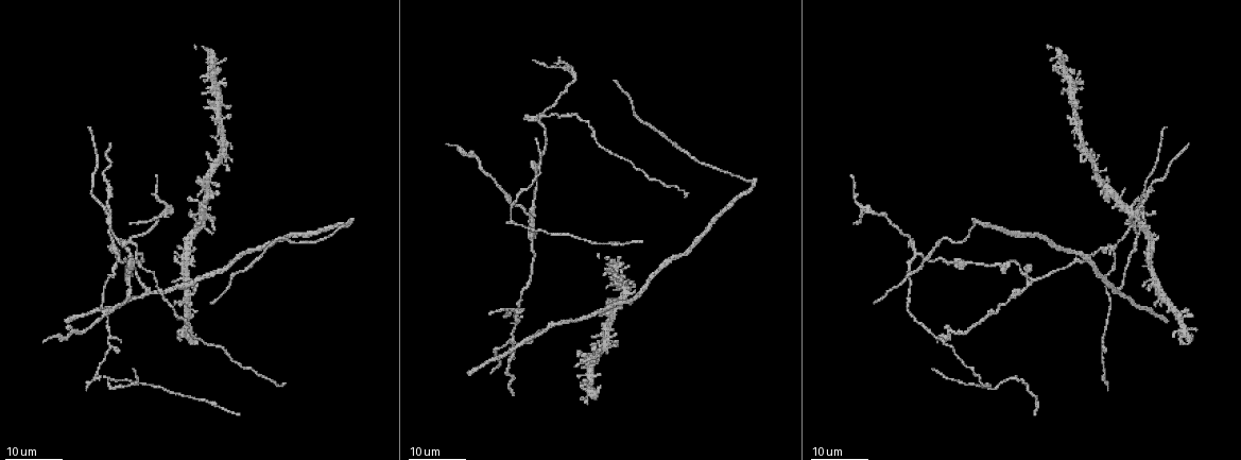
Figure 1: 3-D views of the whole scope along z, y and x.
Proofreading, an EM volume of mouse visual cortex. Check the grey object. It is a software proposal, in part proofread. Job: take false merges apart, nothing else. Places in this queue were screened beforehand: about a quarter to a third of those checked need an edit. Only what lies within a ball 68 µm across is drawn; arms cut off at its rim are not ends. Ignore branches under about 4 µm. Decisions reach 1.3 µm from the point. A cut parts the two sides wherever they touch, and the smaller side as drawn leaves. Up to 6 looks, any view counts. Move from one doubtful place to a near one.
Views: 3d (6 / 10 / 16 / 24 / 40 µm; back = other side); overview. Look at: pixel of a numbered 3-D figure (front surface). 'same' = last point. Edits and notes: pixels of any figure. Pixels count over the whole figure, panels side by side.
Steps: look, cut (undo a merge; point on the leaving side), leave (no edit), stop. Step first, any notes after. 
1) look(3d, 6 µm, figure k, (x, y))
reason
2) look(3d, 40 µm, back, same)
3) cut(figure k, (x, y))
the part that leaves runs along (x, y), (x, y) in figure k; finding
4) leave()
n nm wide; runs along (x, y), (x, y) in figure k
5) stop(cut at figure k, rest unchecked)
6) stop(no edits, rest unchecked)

look(3d, 24 µm, figure 1, (115, 276))
sudden change in width

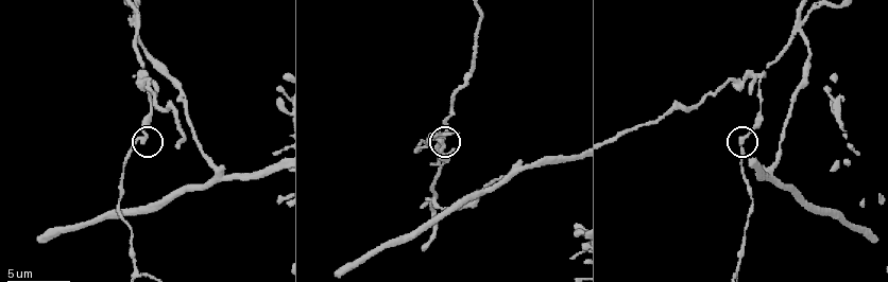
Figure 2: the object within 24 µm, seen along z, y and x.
look(3d, 6 µm, figure 2, (743, 136))

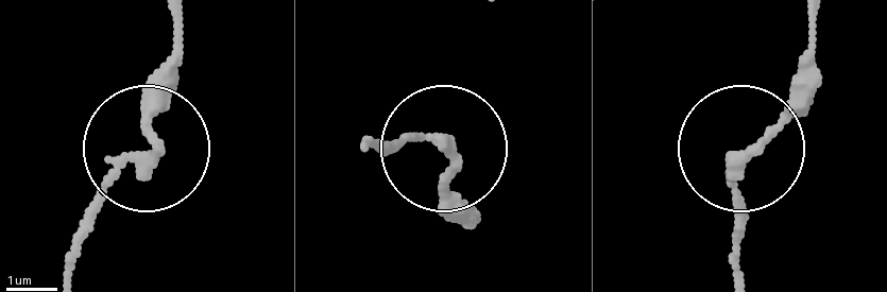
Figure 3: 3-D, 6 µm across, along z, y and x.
look(3d, 6 µm, back, figure 3, (150, 152))

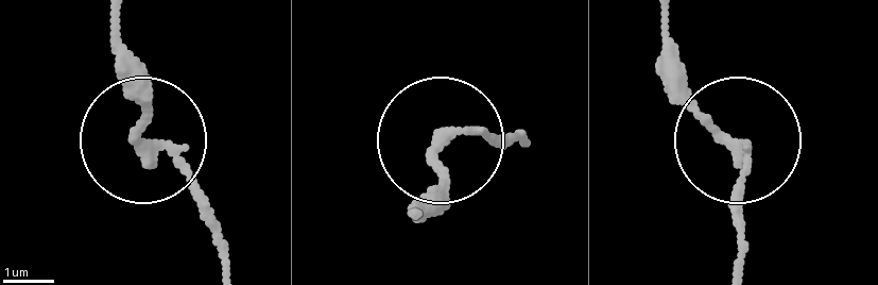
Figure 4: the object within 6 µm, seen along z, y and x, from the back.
leave()
runs along (661, 17), (666, 68), (745, 156), (737, 241) in figure 4; all the same neuron

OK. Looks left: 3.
look(3d, 16 µm, figure 2, (138, 31))
three-way junction

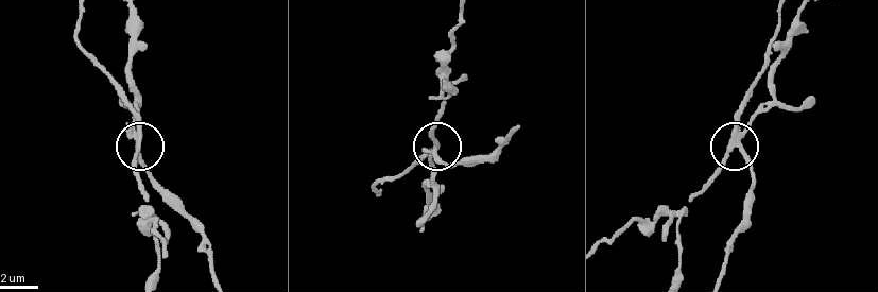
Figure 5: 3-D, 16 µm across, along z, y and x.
look(3d, 16 µm, back, figure 5, (728, 149))
other side

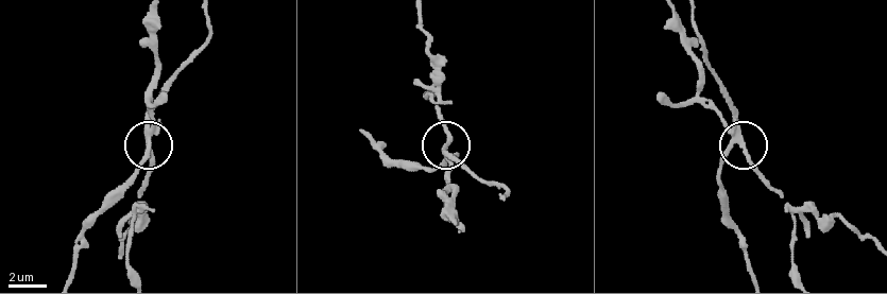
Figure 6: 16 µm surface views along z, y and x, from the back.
cut(figure 6, (447, 172))
the part that leaves runs along (734, 138), (719, 174), (719, 199), (747, 255), (750, 274) in figure 6; two neurons meet here

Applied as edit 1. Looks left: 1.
look(3d, 16 µm, figure 2, (753, 79))
looks like a crossing

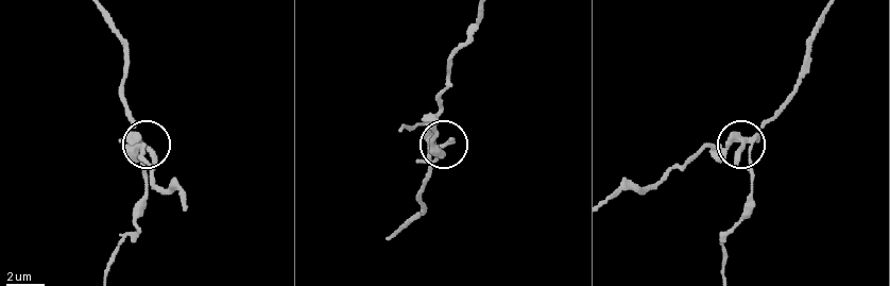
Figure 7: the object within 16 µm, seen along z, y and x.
cut(figure 7, (730, 137))
the part that leaves runs along (756, 135), (700, 149), (653, 184), (610, 197) in figure 7; two neurons meet here

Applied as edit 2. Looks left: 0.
stop(cut at figure 6, cut at figure 7, rest unchecked)

